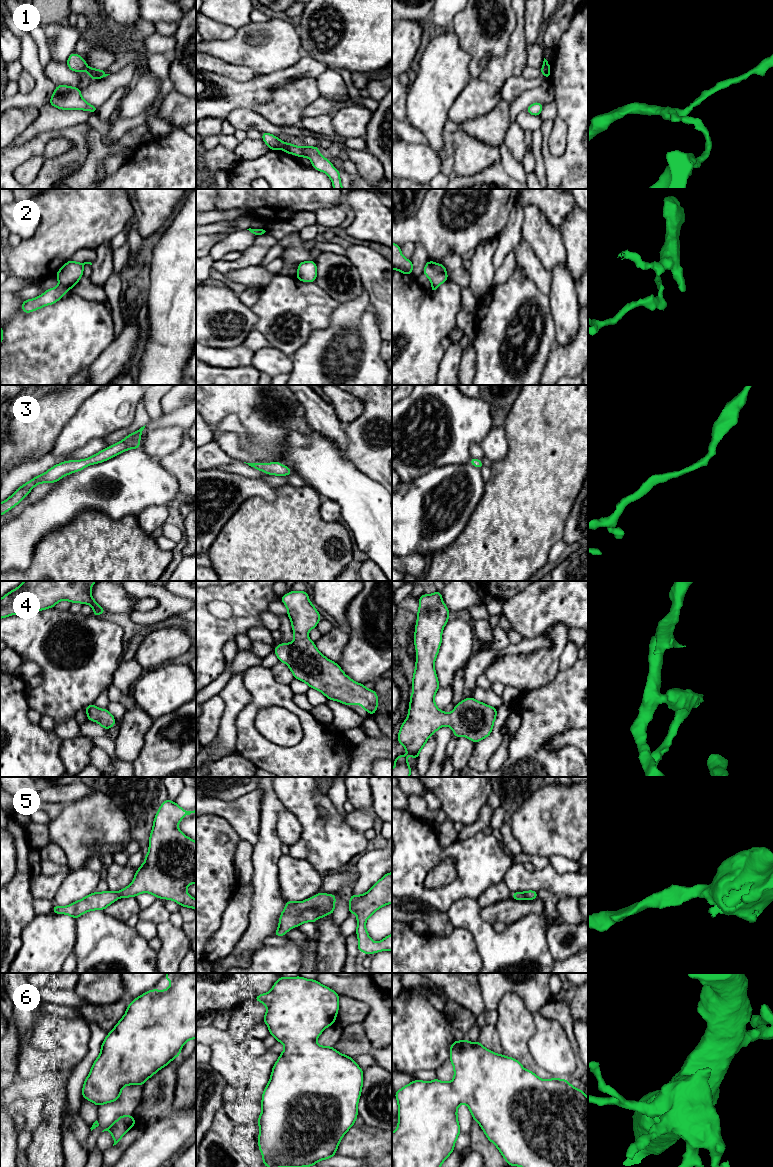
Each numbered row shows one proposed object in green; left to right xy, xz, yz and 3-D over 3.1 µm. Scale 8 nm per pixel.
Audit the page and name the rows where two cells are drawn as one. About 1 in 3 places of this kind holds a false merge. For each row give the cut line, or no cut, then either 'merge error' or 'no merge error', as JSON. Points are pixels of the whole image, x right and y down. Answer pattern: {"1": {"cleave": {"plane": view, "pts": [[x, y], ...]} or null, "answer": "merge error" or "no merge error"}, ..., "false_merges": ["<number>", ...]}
{"1": {"cleave": {"plane": "xz", "pts": [[283, 142], [281, 148]]}, "answer": "merge error"}, "2": {"cleave": {"plane": "xy", "pts": [[59, 284], [69, 289]]}, "answer": "merge error"}, "3": {"cleave": null, "answer": "no merge error"}, "4": {"cleave": null, "answer": "no merge error"}, "5": {"cleave": null, "answer": "no merge error"}, "6": {"cleave": null, "answer": "no merge error"}, "false_merges": ["1", "2"]}

